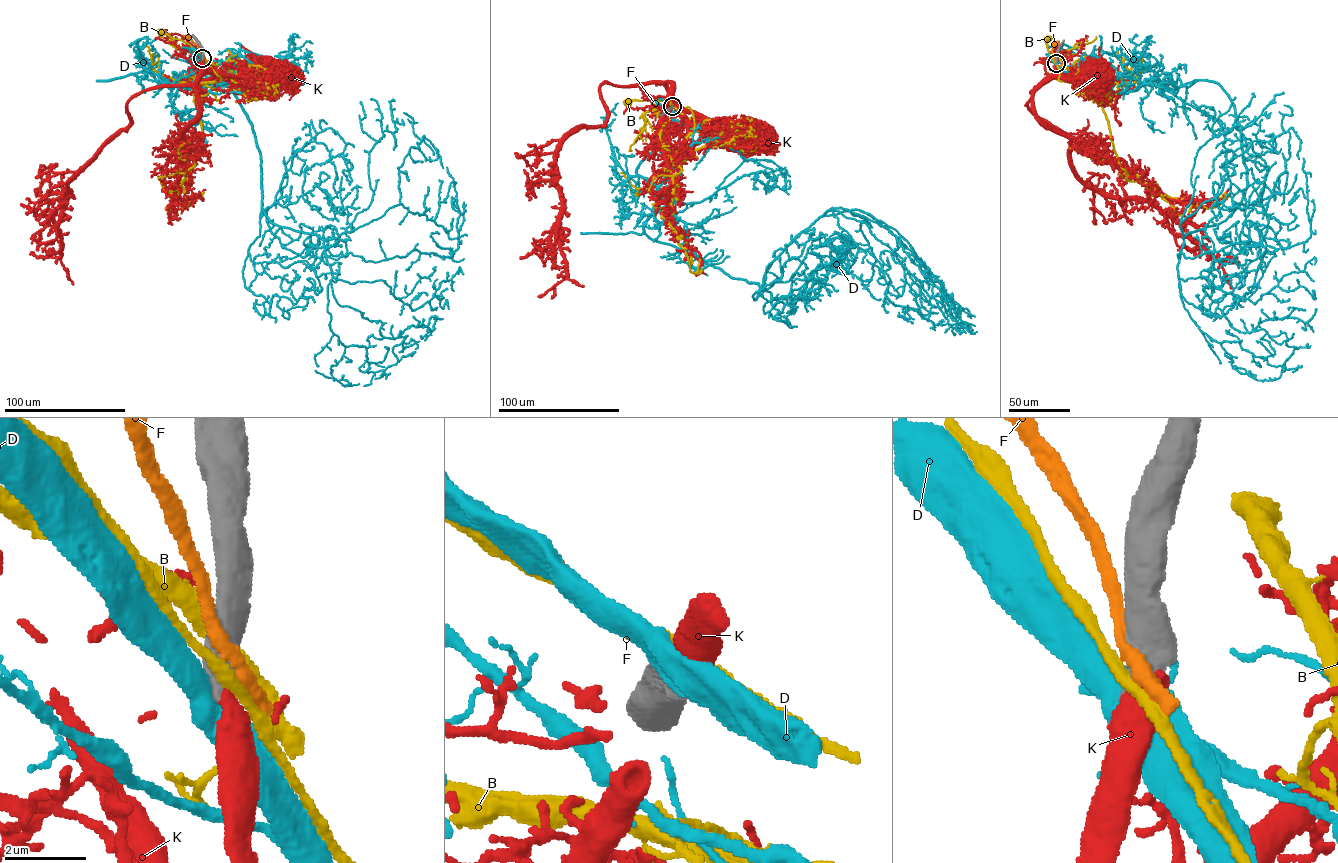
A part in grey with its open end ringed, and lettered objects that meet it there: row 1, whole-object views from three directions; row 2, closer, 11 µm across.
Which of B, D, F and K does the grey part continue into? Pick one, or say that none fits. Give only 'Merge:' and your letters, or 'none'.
Merge: K

